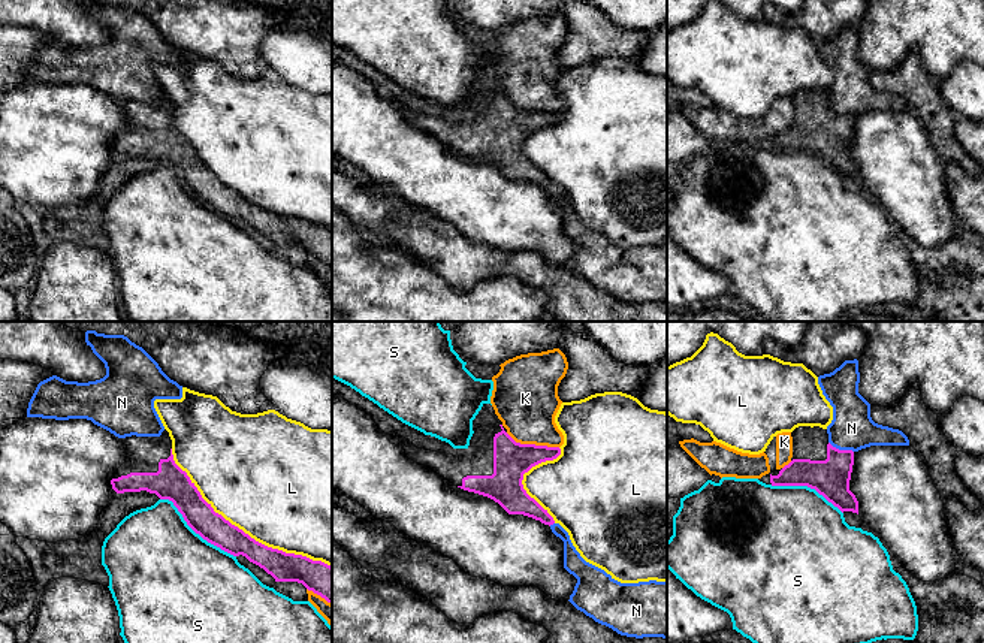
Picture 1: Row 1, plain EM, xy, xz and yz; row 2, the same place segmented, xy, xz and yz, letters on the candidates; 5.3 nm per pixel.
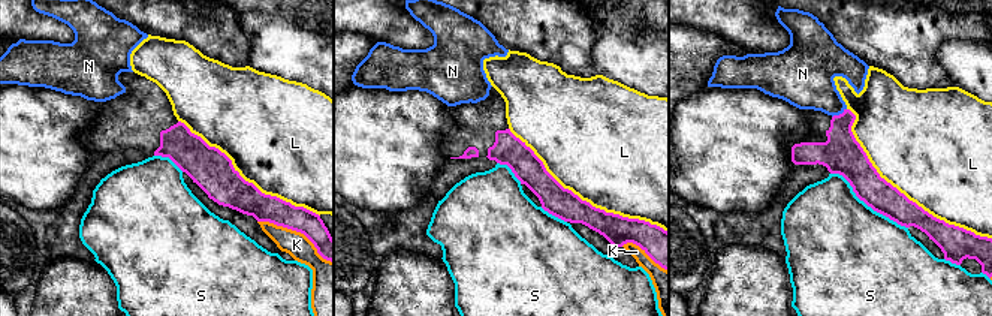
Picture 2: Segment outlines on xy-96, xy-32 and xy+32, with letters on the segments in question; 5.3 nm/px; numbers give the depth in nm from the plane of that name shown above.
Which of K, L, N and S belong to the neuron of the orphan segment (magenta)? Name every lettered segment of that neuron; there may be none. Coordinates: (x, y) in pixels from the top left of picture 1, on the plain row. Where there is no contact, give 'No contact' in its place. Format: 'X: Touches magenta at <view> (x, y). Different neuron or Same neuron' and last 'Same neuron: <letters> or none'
K: Touches magenta at xz (533, 109). Different neuron
L: Touches magenta at xy (241, 195). Different neuron
N: Touches magenta at yz (841, 115). Different neuron
S: Touches magenta at xy (195, 196). Different neuron
Same neuron: none

